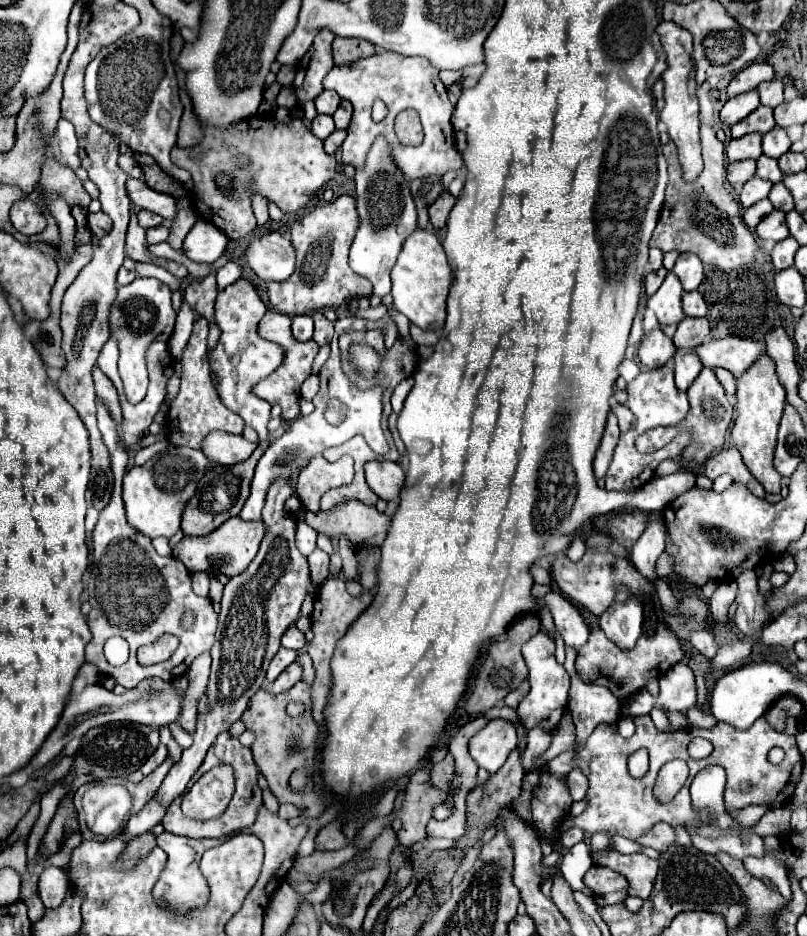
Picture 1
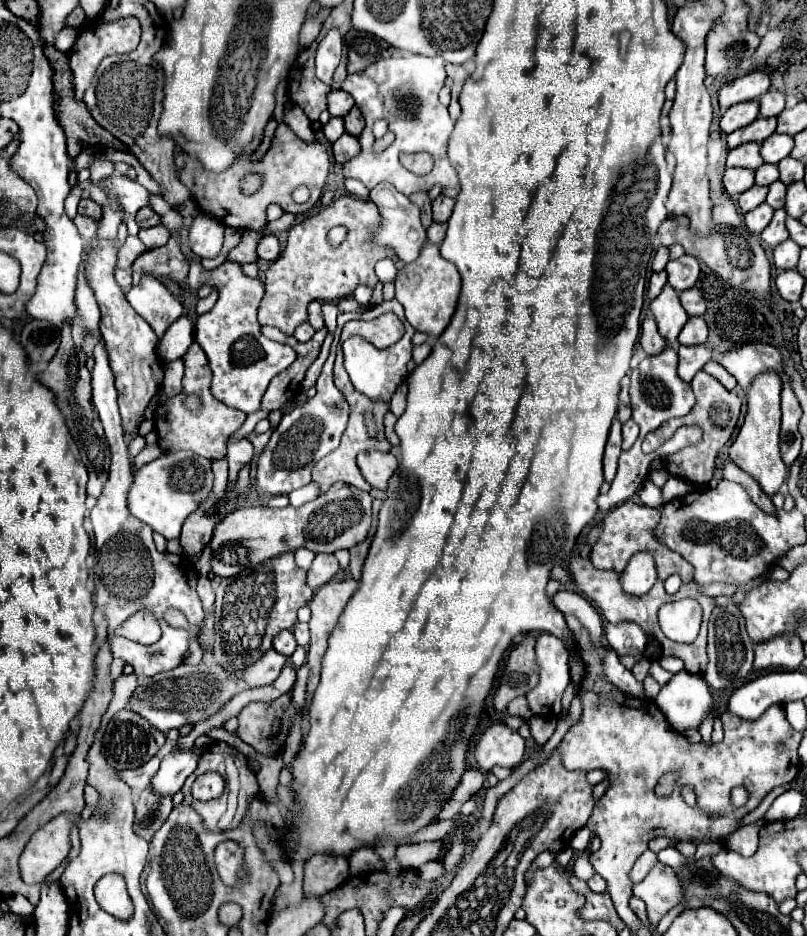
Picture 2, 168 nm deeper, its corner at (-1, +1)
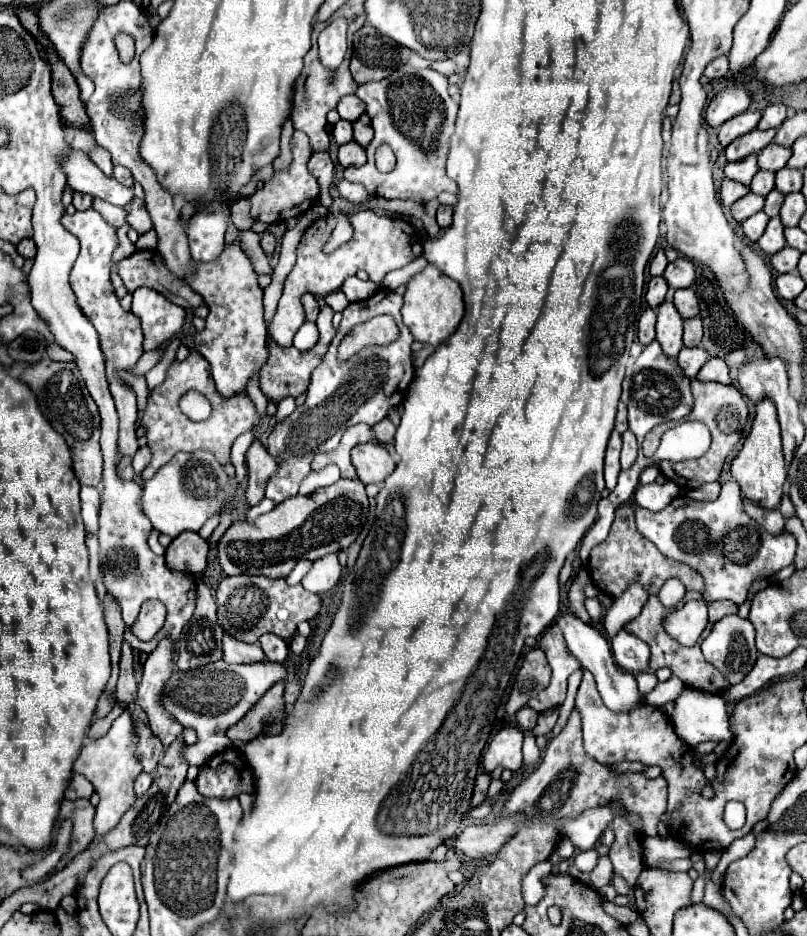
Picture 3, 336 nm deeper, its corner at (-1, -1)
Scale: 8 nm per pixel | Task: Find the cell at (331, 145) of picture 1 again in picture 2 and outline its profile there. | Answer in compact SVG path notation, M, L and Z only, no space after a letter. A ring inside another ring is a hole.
M342 134L342 136L332 144L334 160L336 160L338 164L344 164L350 156L356 156L358 150L360 150L358 138L354 138L352 134Z

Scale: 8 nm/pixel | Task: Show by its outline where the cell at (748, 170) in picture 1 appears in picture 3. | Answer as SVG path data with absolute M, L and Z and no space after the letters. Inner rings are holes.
M724 178L722 186L720 186L720 200L724 206L732 206L736 200L740 200L742 196L746 196L750 192L750 188L746 188L744 184L738 184L734 180Z

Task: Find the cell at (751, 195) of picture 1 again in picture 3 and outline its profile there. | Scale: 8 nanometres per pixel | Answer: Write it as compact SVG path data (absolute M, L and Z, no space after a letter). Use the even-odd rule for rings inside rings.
M748 192L744 198L736 200L730 210L732 210L732 218L742 224L746 218L754 216L762 208L764 208L764 198L758 196L758 194L754 194L754 192Z

